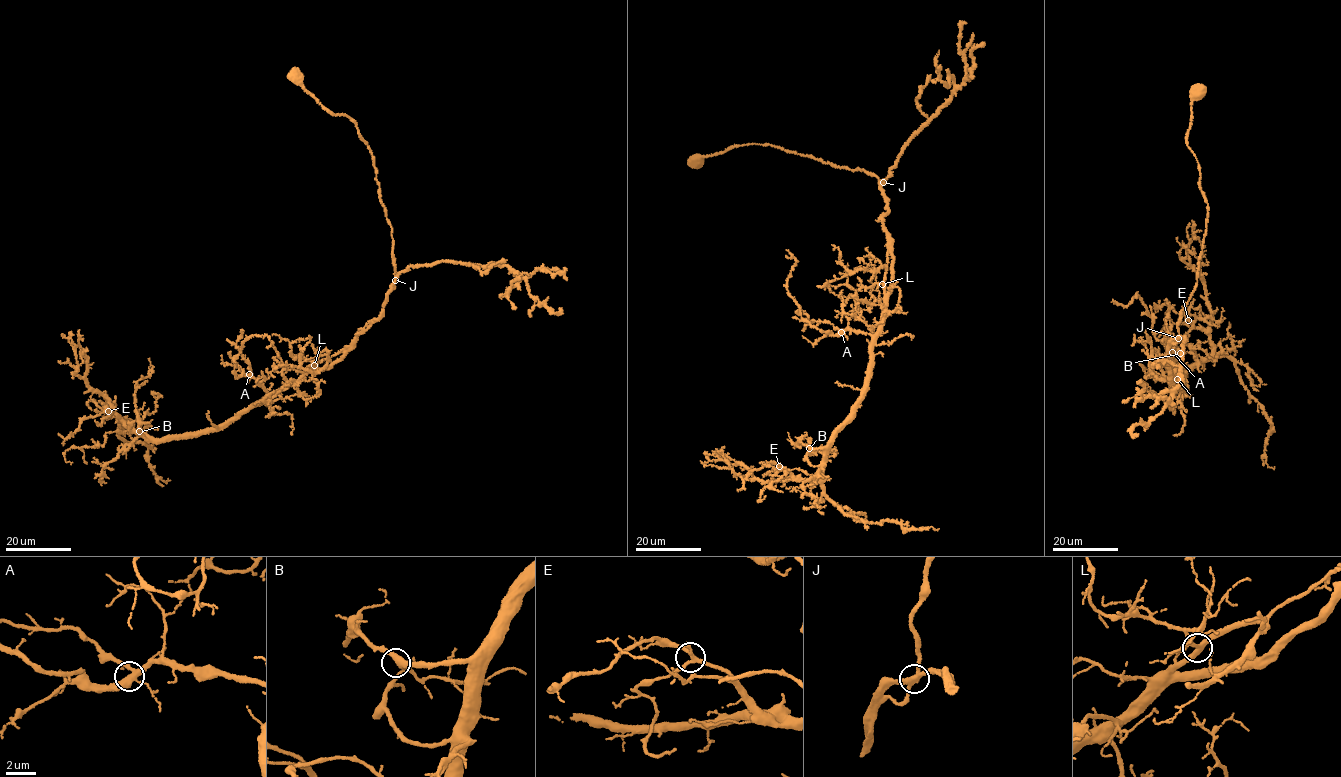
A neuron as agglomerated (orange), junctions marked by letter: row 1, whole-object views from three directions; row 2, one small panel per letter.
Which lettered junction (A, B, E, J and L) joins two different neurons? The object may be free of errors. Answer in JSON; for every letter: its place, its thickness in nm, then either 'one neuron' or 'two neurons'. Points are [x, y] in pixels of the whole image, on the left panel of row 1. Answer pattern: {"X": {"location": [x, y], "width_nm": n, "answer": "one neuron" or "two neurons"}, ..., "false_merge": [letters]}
{"A": {"location": [249, 374], "width_nm": 400, "answer": "one neuron"}, "B": {"location": [139, 431], "width_nm": 340, "answer": "one neuron"}, "E": {"location": [108, 411], "width_nm": 260, "answer": "one neuron"}, "J": {"location": [395, 280], "width_nm": 340, "answer": "one neuron"}, "L": {"location": [314, 365], "width_nm": 320, "answer": "one neuron"}, "false_merge": []}

